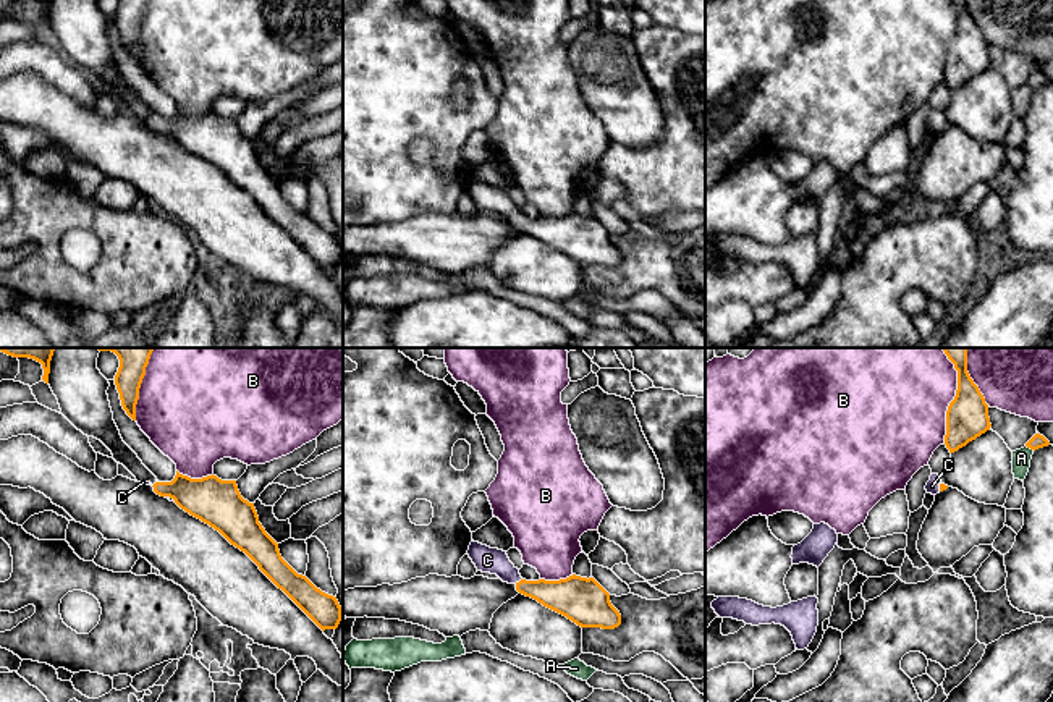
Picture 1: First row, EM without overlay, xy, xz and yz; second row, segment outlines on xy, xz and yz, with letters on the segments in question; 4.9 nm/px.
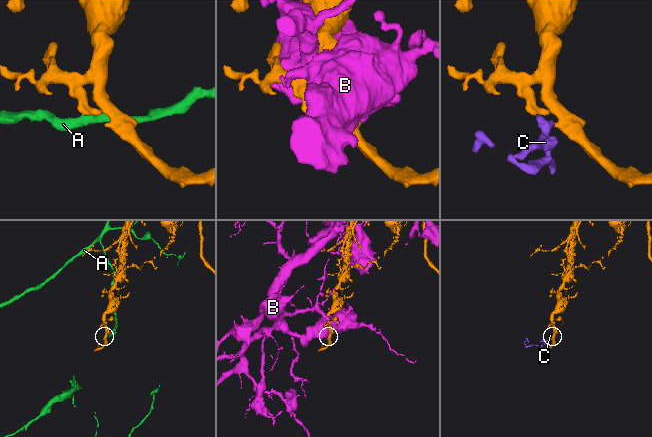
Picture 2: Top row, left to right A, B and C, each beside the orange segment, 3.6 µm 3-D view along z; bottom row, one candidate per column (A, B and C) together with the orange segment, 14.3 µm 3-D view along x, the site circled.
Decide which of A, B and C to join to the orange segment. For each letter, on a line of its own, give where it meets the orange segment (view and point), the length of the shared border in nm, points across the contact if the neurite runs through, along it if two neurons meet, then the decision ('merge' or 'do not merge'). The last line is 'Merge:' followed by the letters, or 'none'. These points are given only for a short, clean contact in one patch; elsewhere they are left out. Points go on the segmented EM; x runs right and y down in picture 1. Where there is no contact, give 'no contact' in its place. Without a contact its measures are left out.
A: meets orange in yz at (1031, 448); contact 50 nm long; border along yz (1026, 445), (1034, 450); do not merge
B: meets orange in yz at (956, 395); contact 480 nm long; do not merge
C: meets orange in xz at (520, 581); contact 50 nm long; runs through xz (566, 597), (529, 589), (520, 581), (497, 562), (487, 560); merge
Merge: C

